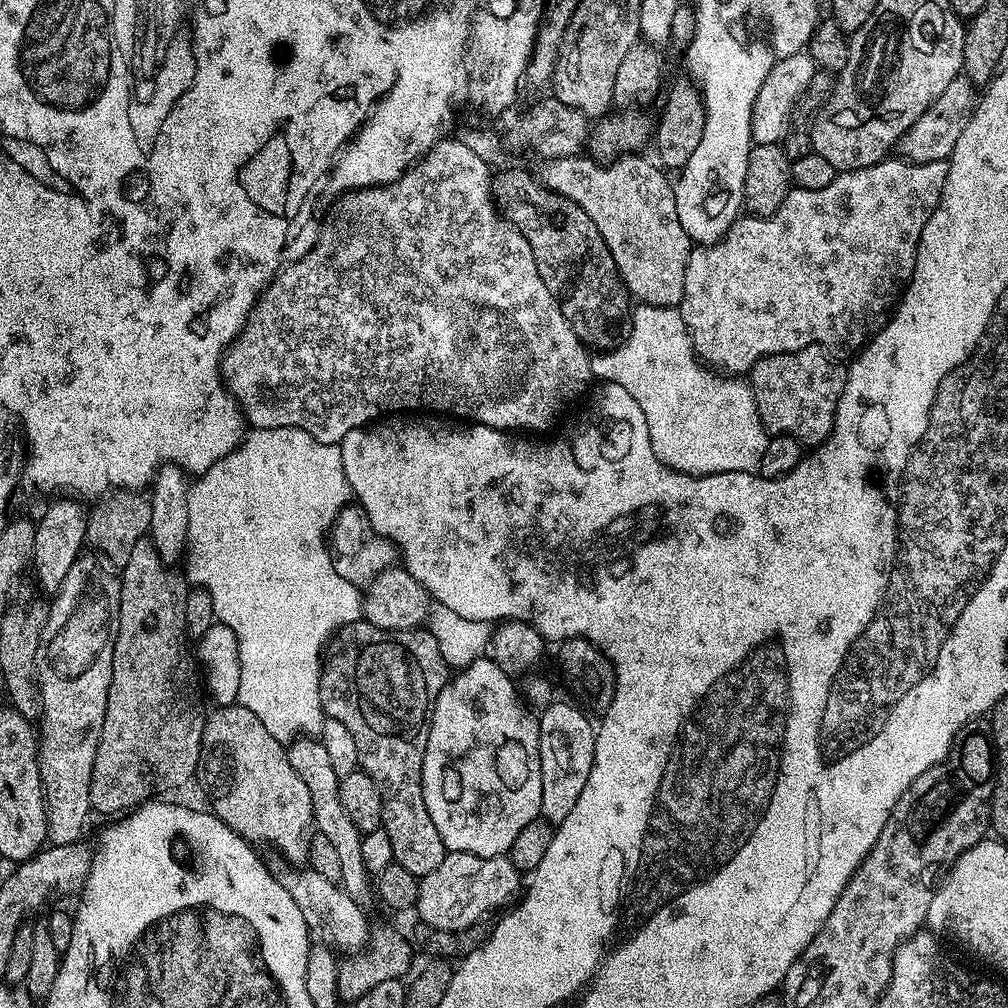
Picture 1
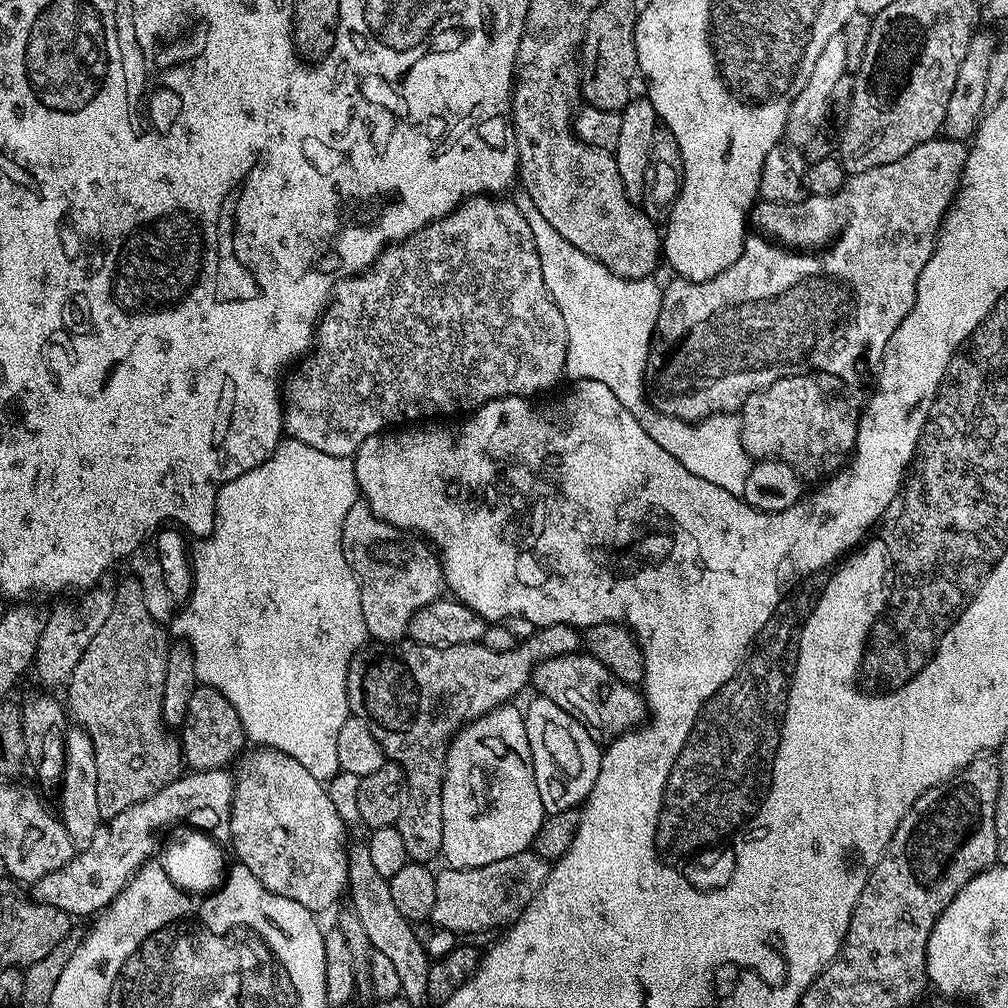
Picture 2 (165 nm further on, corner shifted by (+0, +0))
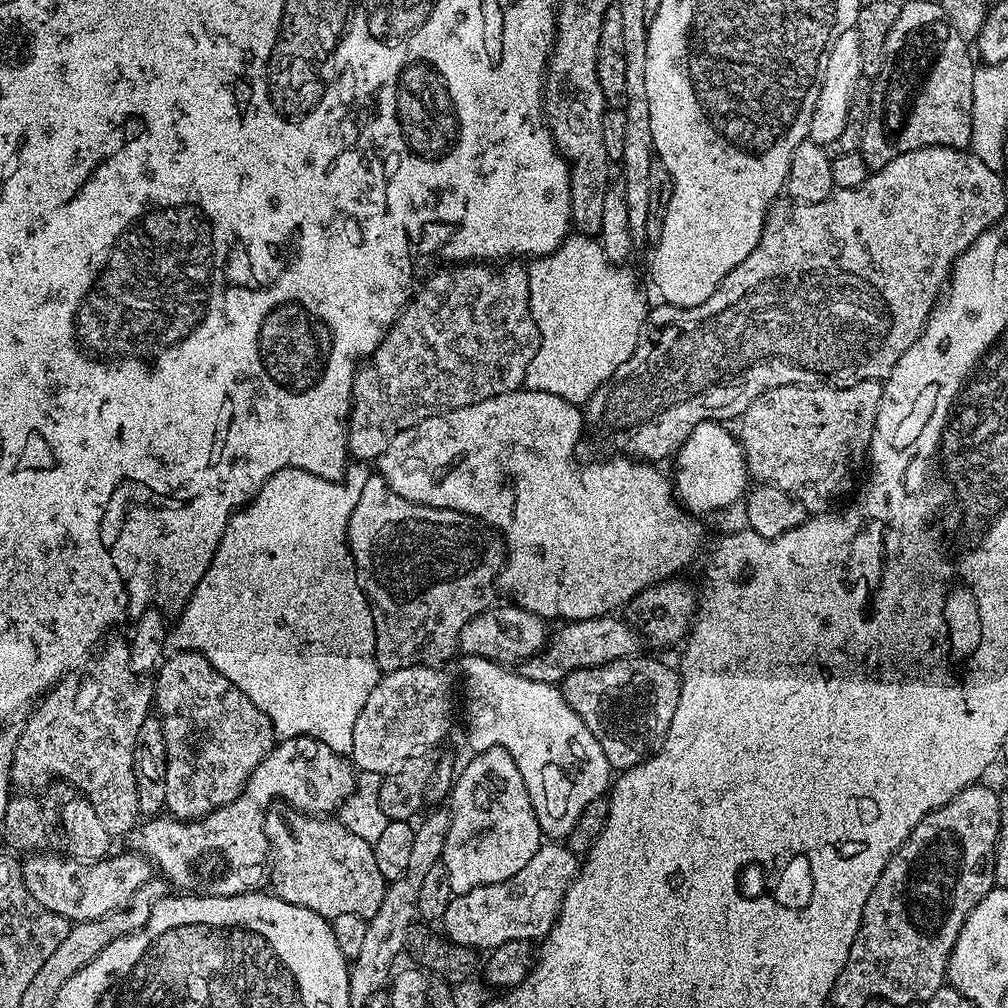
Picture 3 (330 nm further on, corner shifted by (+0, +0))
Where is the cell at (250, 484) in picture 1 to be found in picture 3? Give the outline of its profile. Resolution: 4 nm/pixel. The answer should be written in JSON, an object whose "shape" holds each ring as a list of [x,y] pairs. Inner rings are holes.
{"shape":[[[352,462],[347,465],[343,481],[327,480],[318,474],[310,474],[306,470],[297,468],[283,468],[278,470],[264,485],[262,490],[252,500],[251,504],[244,505],[240,511],[235,512],[228,520],[226,530],[222,534],[222,542],[202,578],[196,583],[196,588],[190,594],[190,598],[179,609],[176,625],[171,625],[167,633],[167,647],[178,652],[197,652],[218,670],[266,718],[270,718],[272,731],[280,740],[289,740],[295,736],[309,736],[318,742],[326,742],[330,750],[341,754],[351,753],[354,746],[354,722],[358,722],[358,714],[362,714],[362,706],[366,706],[366,698],[379,685],[382,675],[380,667],[376,664],[376,631],[374,630],[374,618],[372,607],[364,597],[364,591],[360,589],[360,583],[356,577],[356,569],[352,563],[352,554],[348,550],[348,523],[350,514],[354,514],[354,506],[358,506],[358,498],[362,498],[362,486],[366,486],[370,475],[369,465],[364,462]]]}

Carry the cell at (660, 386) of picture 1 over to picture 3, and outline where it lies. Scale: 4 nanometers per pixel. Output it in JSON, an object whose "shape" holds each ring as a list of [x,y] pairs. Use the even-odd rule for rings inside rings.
{"shape":[[[569,234],[558,246],[558,250],[554,250],[548,256],[535,257],[527,265],[527,270],[528,281],[530,282],[530,310],[532,311],[534,322],[540,331],[540,345],[526,370],[523,387],[535,392],[549,392],[558,398],[566,398],[571,404],[583,405],[594,394],[594,390],[598,386],[602,386],[604,381],[611,380],[616,372],[616,368],[622,366],[622,362],[626,362],[630,358],[630,354],[634,354],[636,343],[638,342],[638,334],[642,330],[644,319],[649,314],[650,304],[644,301],[644,292],[640,289],[640,284],[636,281],[635,274],[628,269],[628,266],[612,264],[606,258],[606,254],[600,250],[599,243],[584,234]]]}

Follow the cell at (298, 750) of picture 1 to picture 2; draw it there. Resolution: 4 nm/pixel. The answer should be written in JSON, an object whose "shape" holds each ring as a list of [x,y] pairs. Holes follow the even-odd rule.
{"shape":[[[349,843],[347,895],[352,896],[350,906],[362,921],[366,938],[370,938],[373,949],[390,958],[391,964],[394,965],[401,982],[400,991],[403,999],[411,1002],[413,1006],[427,1005],[429,999],[426,984],[430,957],[424,949],[424,943],[420,941],[419,931],[406,918],[402,918],[402,913],[394,907],[394,897],[390,895],[388,877],[378,874],[378,869],[374,867],[374,862],[370,858],[367,843]]]}

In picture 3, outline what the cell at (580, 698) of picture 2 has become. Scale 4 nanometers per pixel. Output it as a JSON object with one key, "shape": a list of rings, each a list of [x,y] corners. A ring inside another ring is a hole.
{"shape":[[[627,656],[597,668],[574,670],[562,681],[566,702],[598,738],[609,769],[633,768],[664,747],[680,697],[680,673],[652,656]]]}

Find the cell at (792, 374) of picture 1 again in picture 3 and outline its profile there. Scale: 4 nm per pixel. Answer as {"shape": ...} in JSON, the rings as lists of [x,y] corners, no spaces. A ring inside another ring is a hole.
{"shape":[[[876,380],[846,388],[791,384],[764,391],[740,418],[742,426],[738,439],[744,449],[749,477],[757,483],[777,486],[786,491],[796,501],[802,502],[807,513],[829,511],[835,505],[833,503],[849,490],[863,460],[865,463],[883,393],[883,383]]]}

